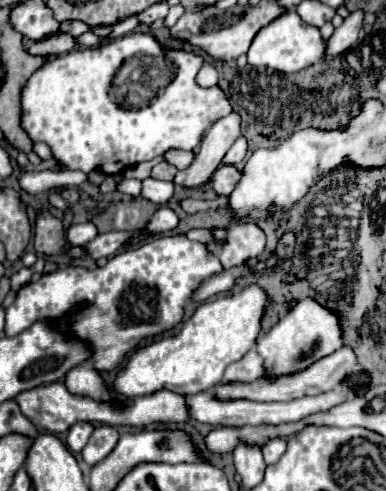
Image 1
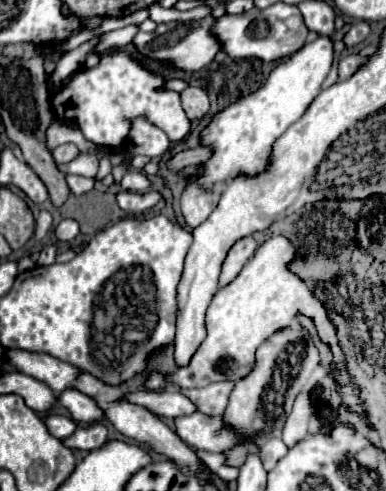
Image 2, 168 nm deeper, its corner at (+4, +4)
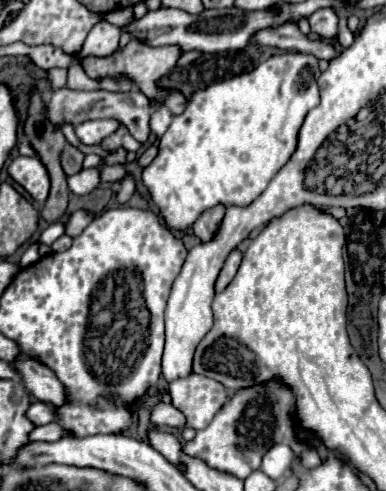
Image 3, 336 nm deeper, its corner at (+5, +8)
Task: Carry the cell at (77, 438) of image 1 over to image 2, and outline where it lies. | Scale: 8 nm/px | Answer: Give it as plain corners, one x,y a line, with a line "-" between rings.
47,414
47,416
43,418
43,422
45,422
47,430
51,432
51,436
55,436
55,438
59,438
59,440
63,440
65,436
71,436
73,430
77,428
71,418
61,416
61,414

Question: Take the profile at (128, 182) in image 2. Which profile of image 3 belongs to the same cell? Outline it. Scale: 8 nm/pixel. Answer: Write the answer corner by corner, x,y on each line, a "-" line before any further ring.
102,166
102,182
120,182
126,176
124,166

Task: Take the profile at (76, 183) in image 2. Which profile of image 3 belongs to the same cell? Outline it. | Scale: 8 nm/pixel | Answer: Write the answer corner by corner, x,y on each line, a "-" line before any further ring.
100,168
80,170
74,176
68,176
68,188
74,194
88,194
100,184

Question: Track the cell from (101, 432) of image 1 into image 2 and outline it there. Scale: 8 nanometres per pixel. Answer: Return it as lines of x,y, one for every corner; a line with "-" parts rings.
95,424
91,428
77,428
71,436
63,438
61,442
67,446
67,448
77,448
77,450
95,450
99,448
107,438
107,428
103,424

